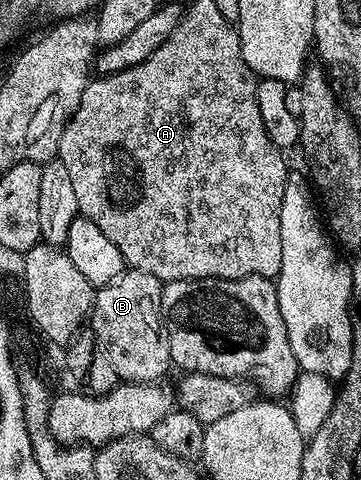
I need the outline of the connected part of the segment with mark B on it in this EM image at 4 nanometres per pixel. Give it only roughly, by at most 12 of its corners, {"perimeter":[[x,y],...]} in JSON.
{"perimeter":[[137,268],[95,289],[90,331],[121,381],[173,367],[165,281]]}

